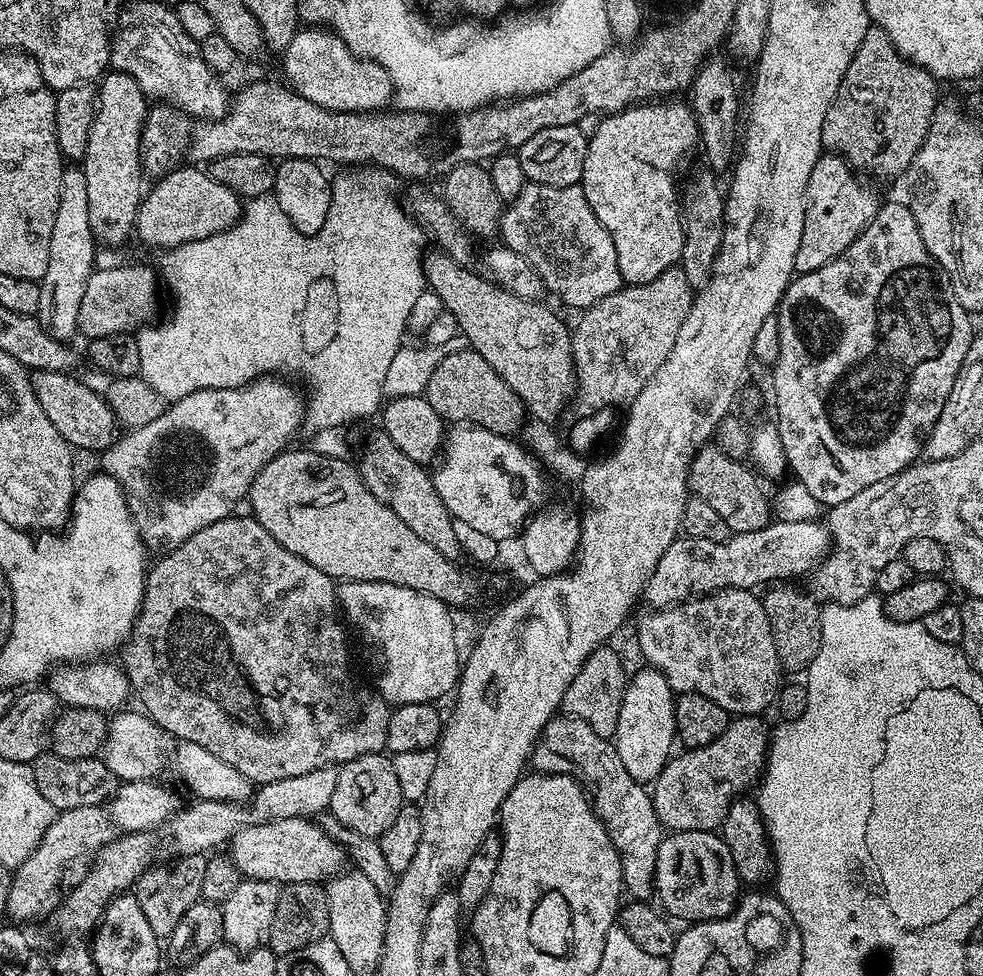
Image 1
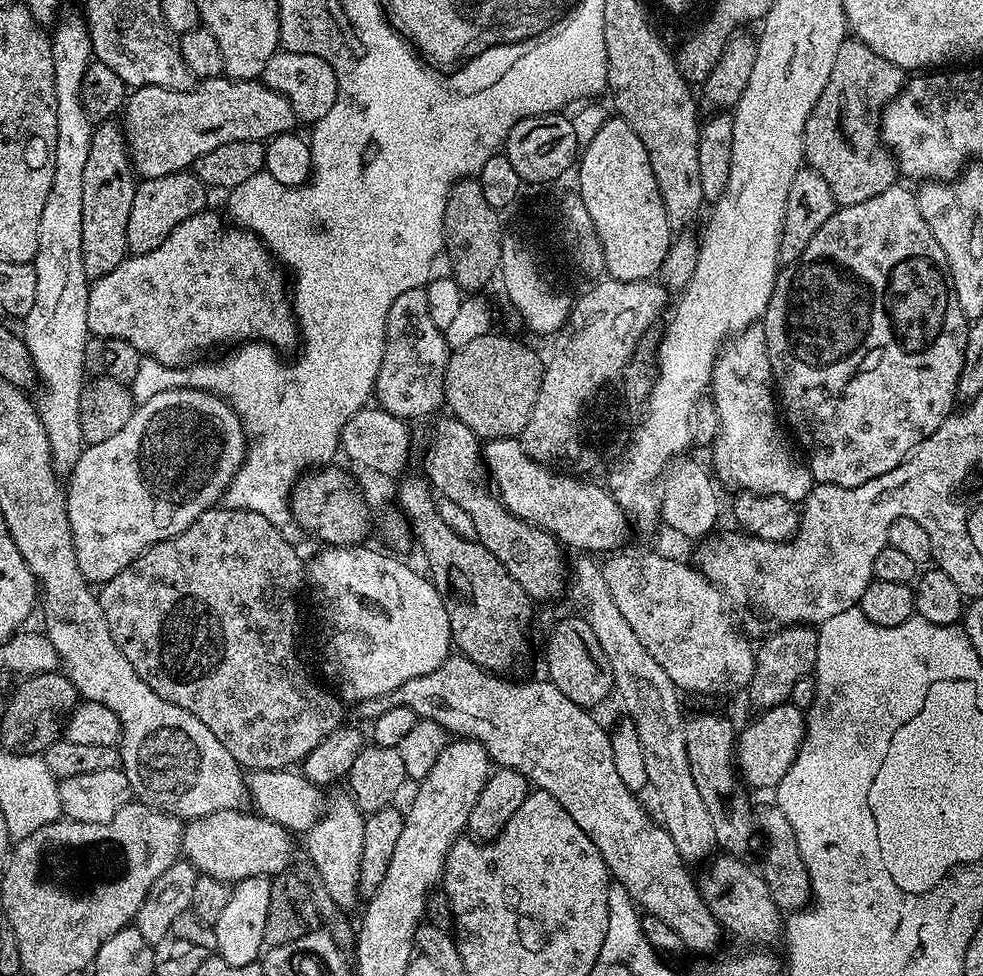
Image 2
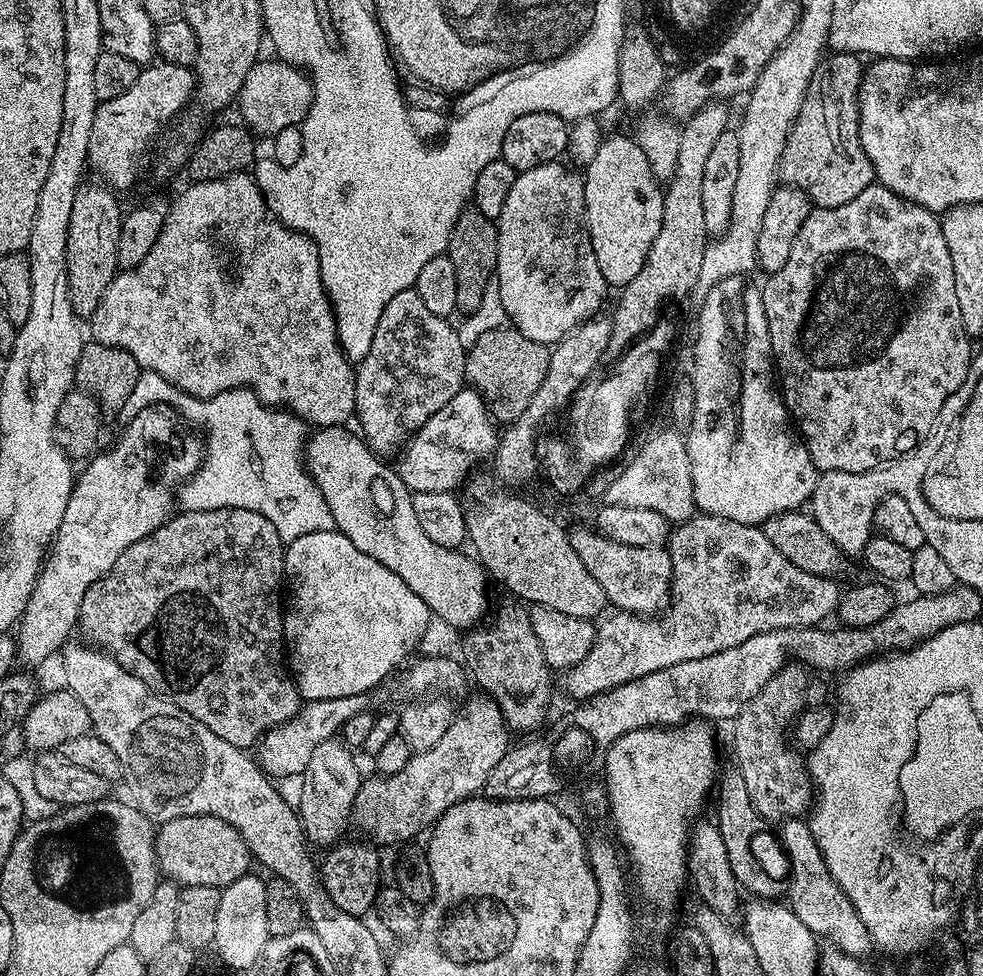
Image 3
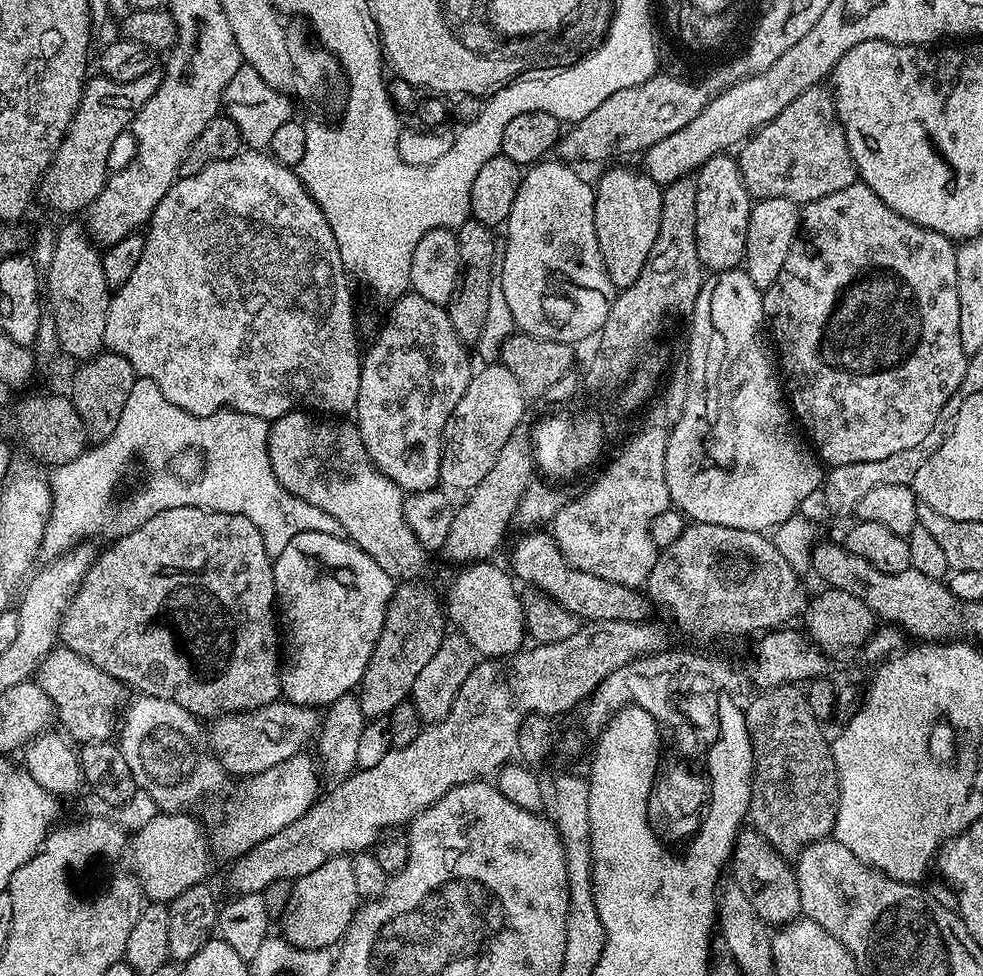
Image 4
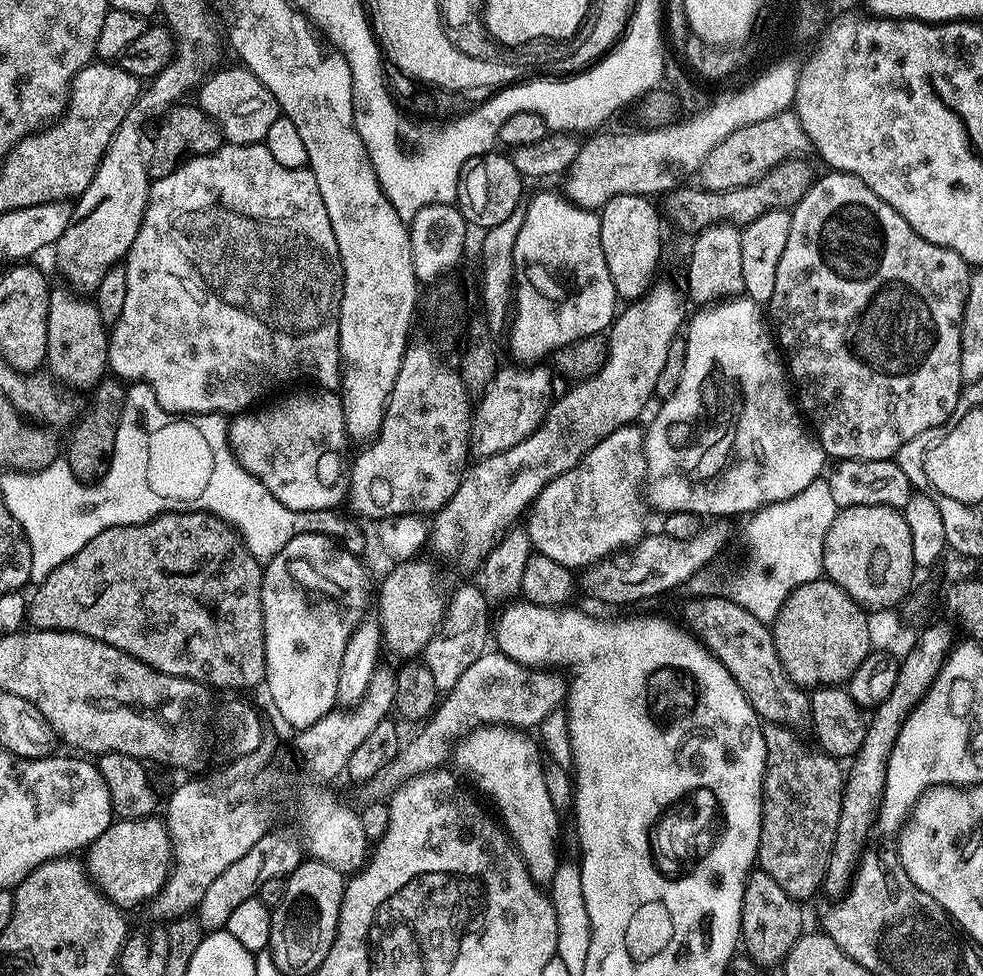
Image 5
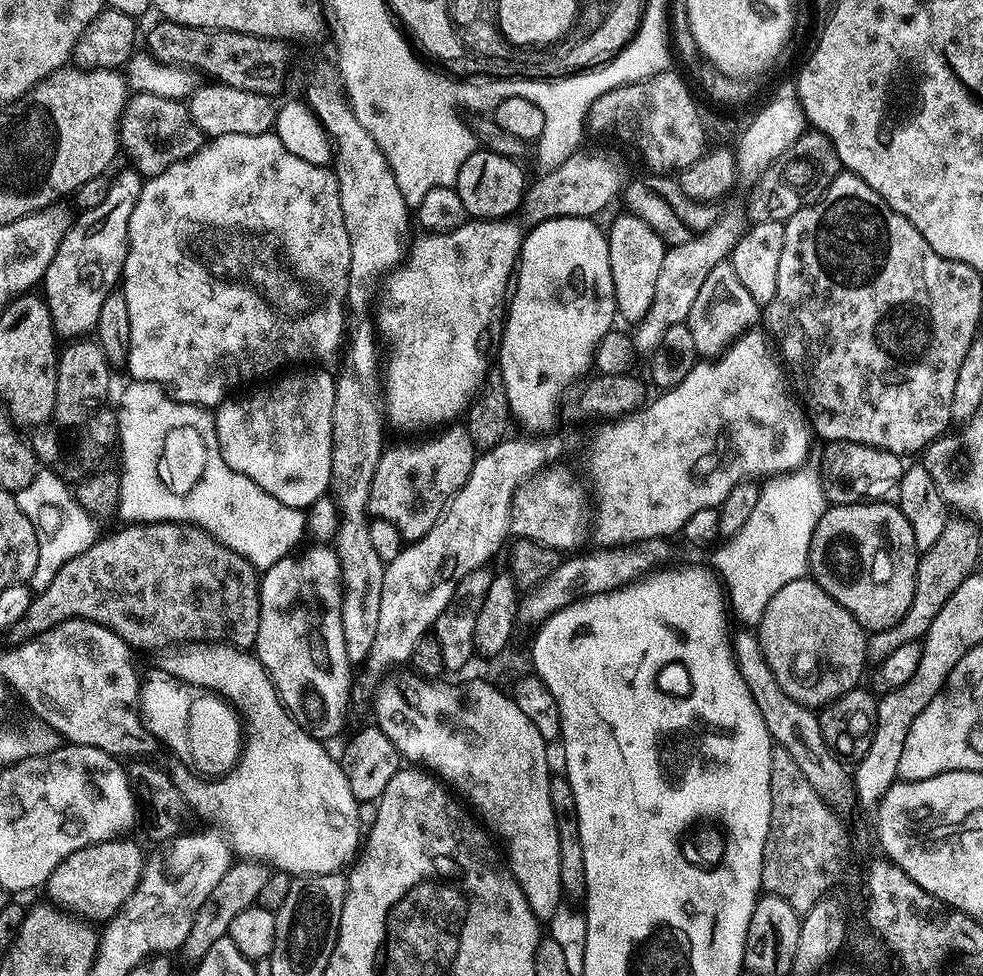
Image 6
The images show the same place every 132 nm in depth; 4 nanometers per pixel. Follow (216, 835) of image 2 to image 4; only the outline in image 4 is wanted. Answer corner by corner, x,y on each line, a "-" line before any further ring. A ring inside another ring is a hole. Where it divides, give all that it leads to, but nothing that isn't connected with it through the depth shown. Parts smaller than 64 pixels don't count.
184,812
155,814
136,833
131,833
126,849
130,871
140,882
143,895
152,902
178,898
182,890
205,883
210,859
209,837
199,824

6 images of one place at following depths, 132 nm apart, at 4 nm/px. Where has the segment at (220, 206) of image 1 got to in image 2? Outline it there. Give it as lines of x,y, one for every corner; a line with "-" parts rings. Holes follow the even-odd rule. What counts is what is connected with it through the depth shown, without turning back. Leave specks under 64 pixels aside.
188,170
149,180
141,179
136,186
134,202
130,206
130,222
126,222
126,242
129,253
141,256
142,254
150,254
150,250
158,250
158,246
162,246
162,242
166,242
166,238
174,230
174,226
186,222
186,218
197,216
205,211
204,192
206,193
205,184

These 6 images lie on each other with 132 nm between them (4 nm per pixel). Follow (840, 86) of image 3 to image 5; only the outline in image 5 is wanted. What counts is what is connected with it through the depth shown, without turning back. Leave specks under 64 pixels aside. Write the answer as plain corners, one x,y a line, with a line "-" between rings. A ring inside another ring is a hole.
795,111
779,112
770,118
762,118
762,122
742,126
742,130
734,130
730,138
722,138
722,142
718,142
718,146
706,154
698,180
709,192
728,192
733,188
758,184
779,164
799,161
799,156
806,155
808,150
810,152
809,137

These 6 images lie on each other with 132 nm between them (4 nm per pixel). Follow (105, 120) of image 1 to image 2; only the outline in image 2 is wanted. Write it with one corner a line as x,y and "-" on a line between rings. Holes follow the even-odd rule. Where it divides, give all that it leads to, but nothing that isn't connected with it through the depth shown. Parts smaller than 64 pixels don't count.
100,122
95,125
90,155
82,174
82,266
89,281
96,281
114,270
129,255
126,242
126,222
130,222
130,206
134,202
137,181
128,158
124,129
116,122

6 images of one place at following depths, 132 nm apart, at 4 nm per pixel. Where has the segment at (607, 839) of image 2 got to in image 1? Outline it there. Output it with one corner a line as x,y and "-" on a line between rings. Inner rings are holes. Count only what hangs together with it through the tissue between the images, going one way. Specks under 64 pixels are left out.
557,714
540,732
530,760
533,765
536,763
536,766
561,764
564,767
561,769
564,770
576,768
575,775
586,789
596,817
600,819
606,834
610,834
610,842
614,842
618,850
627,895
632,895
629,897
640,902
647,901
654,892
662,825
652,805
649,789
641,781
626,774
626,766
622,766
622,758
618,758
615,743
607,736
594,734
594,730
590,730
585,720

